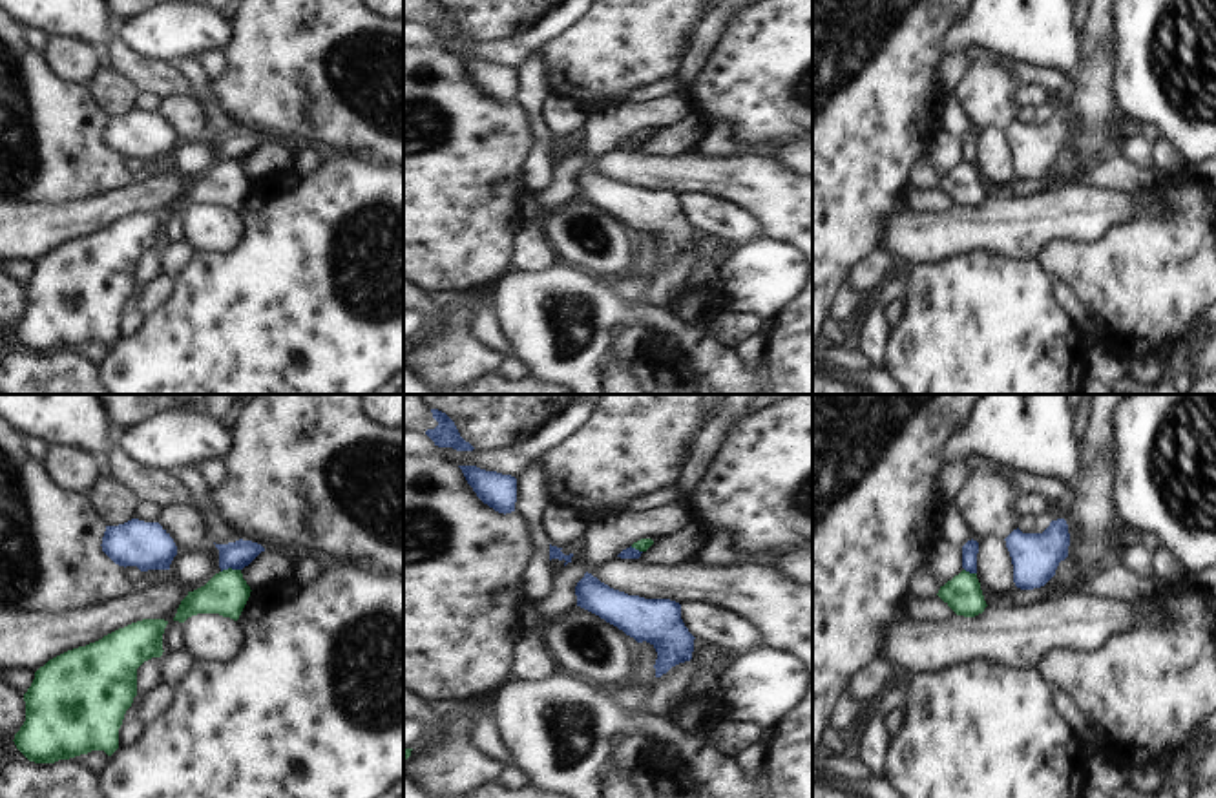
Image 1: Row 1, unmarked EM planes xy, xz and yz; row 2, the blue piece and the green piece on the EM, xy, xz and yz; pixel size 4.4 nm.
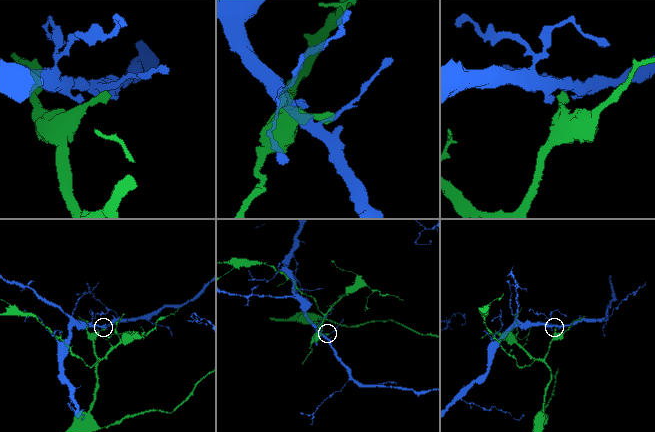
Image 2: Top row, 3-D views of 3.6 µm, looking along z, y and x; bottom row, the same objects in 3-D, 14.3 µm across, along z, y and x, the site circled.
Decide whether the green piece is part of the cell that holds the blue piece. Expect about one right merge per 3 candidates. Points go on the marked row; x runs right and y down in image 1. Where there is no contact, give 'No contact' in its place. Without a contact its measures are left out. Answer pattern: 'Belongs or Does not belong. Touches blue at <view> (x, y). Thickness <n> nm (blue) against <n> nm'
Does not belong. Touches blue at xy (230, 566). Thickness 120 nm (blue) against 190 nm

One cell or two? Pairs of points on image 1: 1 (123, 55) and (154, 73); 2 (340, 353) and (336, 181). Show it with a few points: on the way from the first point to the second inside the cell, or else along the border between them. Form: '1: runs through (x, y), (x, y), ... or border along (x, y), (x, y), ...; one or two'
1: runs through (130, 62), (146, 73); one
2: runs through (327, 311), (325, 252), (329, 229), (335, 223); one

